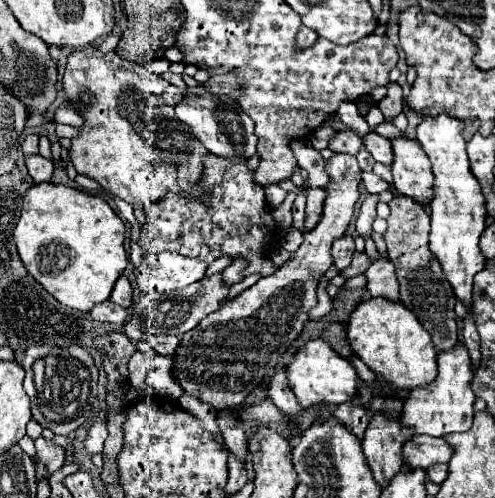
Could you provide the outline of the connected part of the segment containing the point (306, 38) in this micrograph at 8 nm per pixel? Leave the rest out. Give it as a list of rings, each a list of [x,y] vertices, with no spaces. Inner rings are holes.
[[[300,27],[300,31],[298,31],[298,35],[296,35],[296,43],[300,45],[300,47],[308,47],[308,45],[314,45],[316,43],[316,39],[318,39],[318,35],[312,31],[312,29],[308,29],[308,27]]]

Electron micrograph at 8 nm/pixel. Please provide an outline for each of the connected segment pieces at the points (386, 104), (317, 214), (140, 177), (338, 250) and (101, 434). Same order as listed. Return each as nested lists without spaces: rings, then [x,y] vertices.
[[[390,83],[388,85],[388,97],[384,101],[380,101],[378,107],[384,113],[386,121],[392,121],[396,115],[400,115],[402,109],[404,109],[404,91],[402,91],[402,87],[398,83]]]
[[[308,189],[308,201],[306,201],[306,229],[314,229],[322,217],[326,199],[326,189]]]
[[[90,45],[68,57],[62,87],[72,107],[86,117],[86,125],[80,129],[80,137],[72,141],[70,149],[70,159],[78,173],[94,179],[110,195],[144,211],[158,203],[168,191],[182,193],[184,197],[202,193],[198,181],[202,177],[202,157],[206,157],[206,149],[174,113],[178,101],[192,93],[190,89],[174,87],[148,67],[124,61],[114,51],[104,55]]]
[[[340,237],[338,241],[334,241],[332,245],[332,257],[334,257],[334,267],[338,269],[338,273],[342,273],[354,255],[354,239],[352,237]]]
[[[100,421],[100,423],[94,423],[88,431],[88,437],[84,441],[86,449],[90,455],[94,453],[102,453],[102,445],[104,445],[104,439],[108,437],[108,431],[106,431],[106,421]]]

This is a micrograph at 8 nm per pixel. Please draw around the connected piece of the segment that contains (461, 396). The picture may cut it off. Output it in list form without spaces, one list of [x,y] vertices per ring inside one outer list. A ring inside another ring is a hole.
[[[460,343],[452,351],[444,351],[438,355],[438,377],[420,389],[412,389],[408,399],[404,401],[402,411],[402,427],[410,427],[414,435],[430,435],[444,437],[454,431],[468,431],[474,417],[474,401],[476,395],[470,389],[472,369],[466,347]]]

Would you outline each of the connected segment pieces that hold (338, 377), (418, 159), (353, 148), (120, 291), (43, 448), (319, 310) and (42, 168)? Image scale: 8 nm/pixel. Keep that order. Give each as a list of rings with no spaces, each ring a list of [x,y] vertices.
[[[316,339],[308,341],[288,365],[288,385],[294,391],[298,405],[302,409],[308,409],[316,403],[328,403],[328,405],[342,405],[350,401],[356,395],[358,389],[358,375],[348,359],[340,357],[326,345],[326,341]]]
[[[406,137],[392,139],[394,145],[394,191],[398,195],[408,195],[418,201],[418,205],[430,205],[430,197],[434,191],[434,175],[430,169],[430,159],[424,149]]]
[[[338,131],[336,137],[330,141],[330,149],[334,153],[348,153],[348,155],[356,155],[360,151],[360,137],[354,131]]]
[[[122,275],[122,277],[116,281],[114,291],[112,291],[112,295],[110,295],[110,301],[116,303],[116,305],[120,305],[120,307],[124,307],[124,309],[128,309],[128,307],[132,305],[132,287],[130,287],[128,277]]]
[[[38,437],[36,439],[36,453],[38,453],[38,459],[48,467],[50,473],[58,471],[66,461],[66,451],[60,445],[56,445],[52,439]]]
[[[318,287],[318,305],[314,309],[310,309],[308,321],[320,321],[324,315],[330,313],[330,309],[332,309],[332,301],[330,301],[326,289]]]
[[[30,155],[30,157],[26,157],[26,167],[28,167],[28,173],[34,179],[34,183],[50,181],[52,171],[54,171],[52,161],[44,159],[42,155]]]

